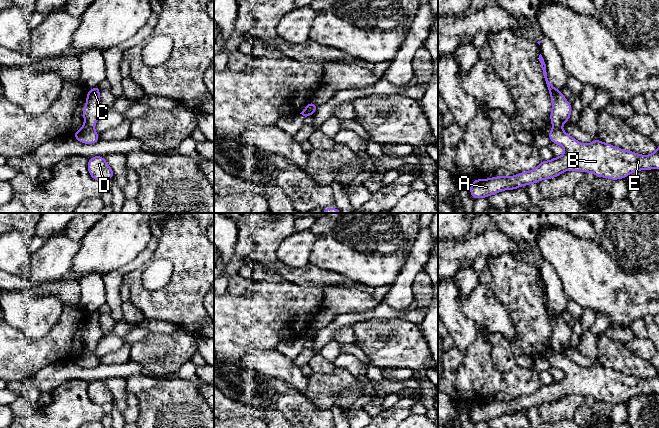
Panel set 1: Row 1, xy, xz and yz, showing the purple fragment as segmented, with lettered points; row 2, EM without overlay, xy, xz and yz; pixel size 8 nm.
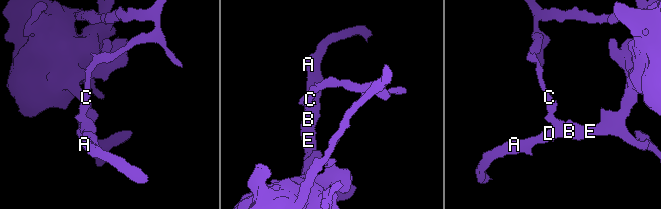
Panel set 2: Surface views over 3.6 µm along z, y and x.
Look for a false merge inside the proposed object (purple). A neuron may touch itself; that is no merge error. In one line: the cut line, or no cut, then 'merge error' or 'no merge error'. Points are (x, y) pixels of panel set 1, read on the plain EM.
cut in xy along (85, 349), (93, 352); merge error

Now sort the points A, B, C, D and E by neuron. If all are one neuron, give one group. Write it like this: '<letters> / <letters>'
A B D E / C

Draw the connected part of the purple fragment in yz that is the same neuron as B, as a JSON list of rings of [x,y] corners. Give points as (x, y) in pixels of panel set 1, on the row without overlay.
[[[553,351],[547,357],[551,367],[561,369],[565,376],[550,385],[542,384],[533,394],[505,401],[473,404],[470,419],[488,422],[504,414],[516,414],[520,410],[535,408],[545,403],[558,401],[564,395],[592,396],[595,401],[612,405],[625,403],[635,395],[659,393],[659,370],[651,379],[640,379],[594,363],[590,368],[582,368],[561,352]]]

